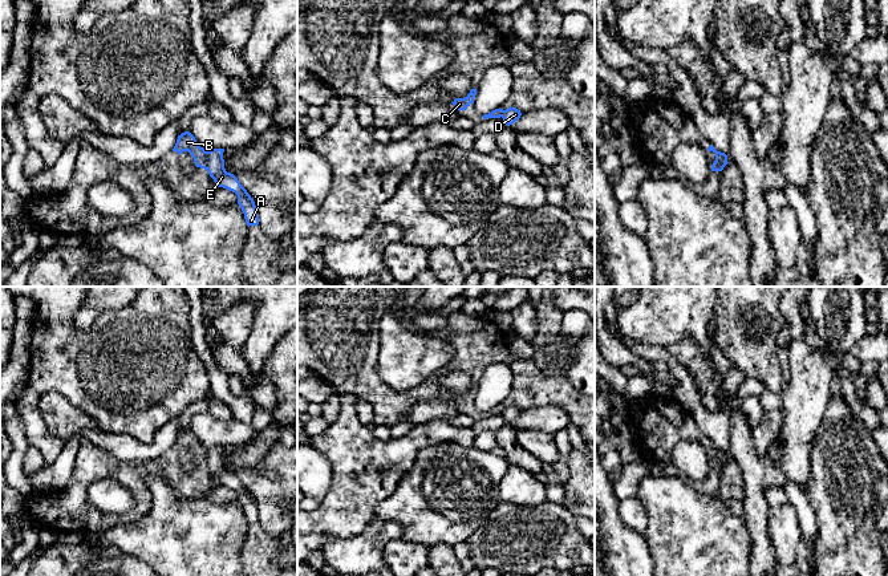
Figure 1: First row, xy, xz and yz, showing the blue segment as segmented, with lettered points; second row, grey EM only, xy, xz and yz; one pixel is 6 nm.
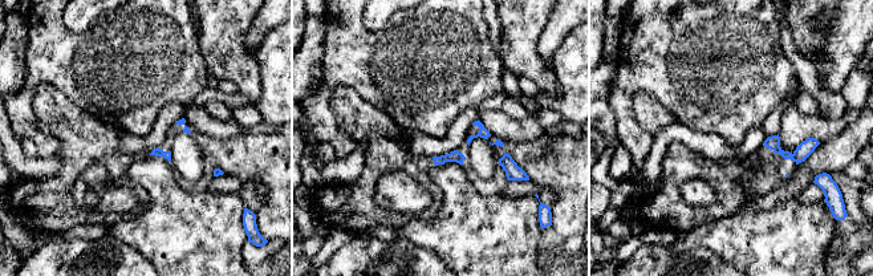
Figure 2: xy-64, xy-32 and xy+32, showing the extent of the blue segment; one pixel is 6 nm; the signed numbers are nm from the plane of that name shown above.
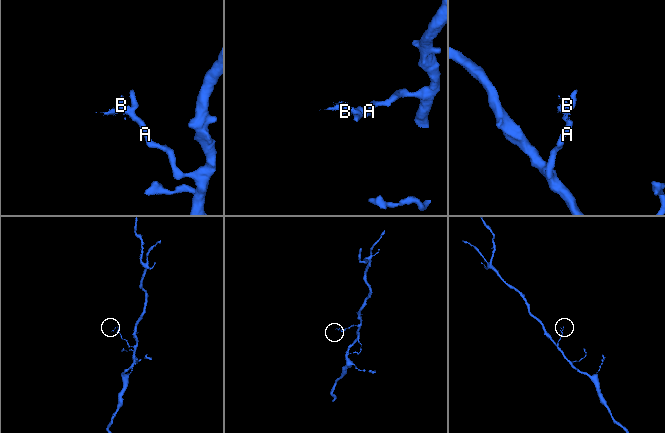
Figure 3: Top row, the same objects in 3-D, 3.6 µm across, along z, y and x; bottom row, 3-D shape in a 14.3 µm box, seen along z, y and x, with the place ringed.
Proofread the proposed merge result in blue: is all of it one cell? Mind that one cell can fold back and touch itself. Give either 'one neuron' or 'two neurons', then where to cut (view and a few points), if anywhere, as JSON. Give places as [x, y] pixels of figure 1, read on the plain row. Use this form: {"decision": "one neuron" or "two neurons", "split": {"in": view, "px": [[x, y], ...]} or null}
{"decision": "two neurons", "split": {"in": "xy", "px": [[206, 449], [207, 466]]}}

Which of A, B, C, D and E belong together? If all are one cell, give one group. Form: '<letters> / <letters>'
A D E / B C

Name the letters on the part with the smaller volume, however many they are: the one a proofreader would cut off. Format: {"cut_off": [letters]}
{"cut_off": ["B", "C"]}

